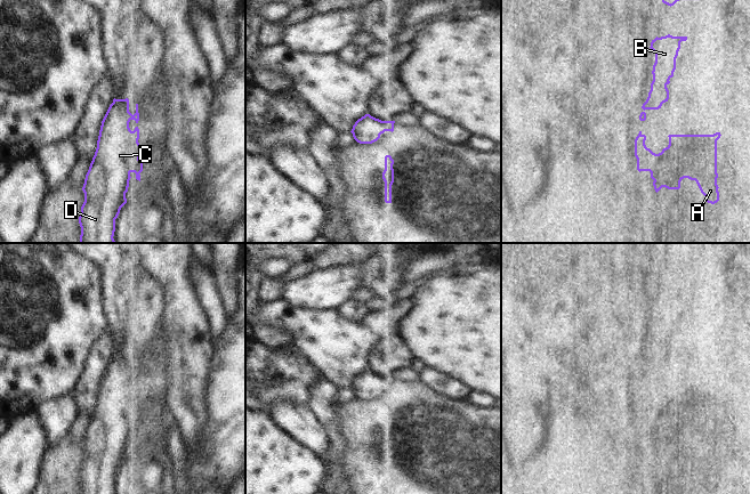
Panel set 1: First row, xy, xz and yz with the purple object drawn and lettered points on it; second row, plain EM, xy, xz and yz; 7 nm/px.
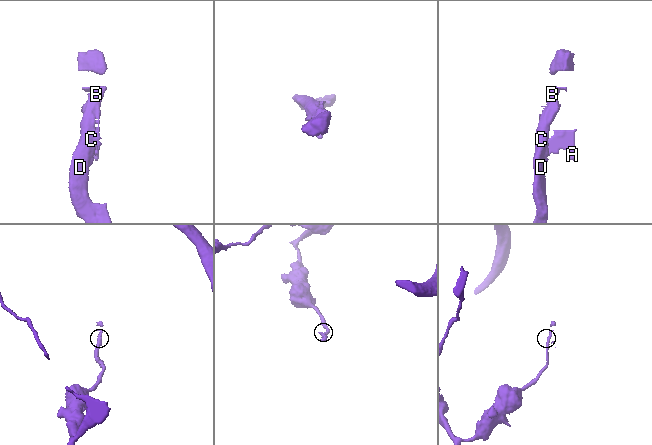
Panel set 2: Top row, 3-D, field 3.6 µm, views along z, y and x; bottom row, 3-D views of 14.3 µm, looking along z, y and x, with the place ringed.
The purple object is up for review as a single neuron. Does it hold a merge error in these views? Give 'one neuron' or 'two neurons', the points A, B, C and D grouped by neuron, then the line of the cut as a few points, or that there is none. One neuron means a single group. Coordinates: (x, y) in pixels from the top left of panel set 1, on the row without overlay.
two neurons; groups A / B C D; cut yz (642, 390), (642, 415), (646, 426)

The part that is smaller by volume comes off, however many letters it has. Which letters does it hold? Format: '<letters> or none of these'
A

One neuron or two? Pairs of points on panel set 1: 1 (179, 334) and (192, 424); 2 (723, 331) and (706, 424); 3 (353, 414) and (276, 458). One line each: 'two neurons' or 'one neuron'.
1: one neuron
2: one neuron
3: two neurons

